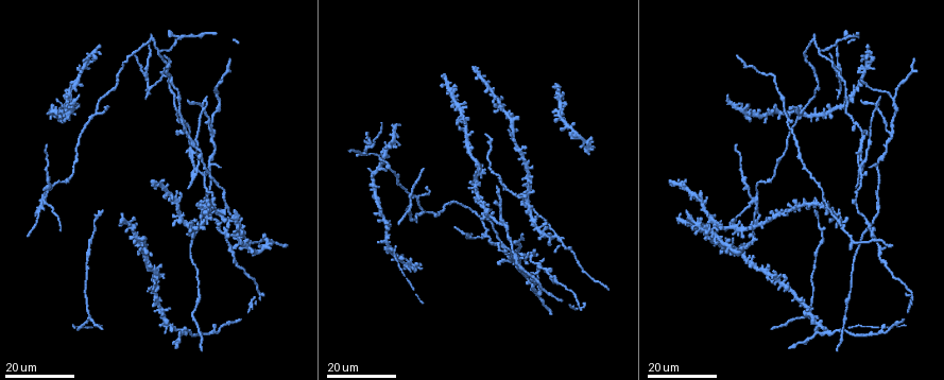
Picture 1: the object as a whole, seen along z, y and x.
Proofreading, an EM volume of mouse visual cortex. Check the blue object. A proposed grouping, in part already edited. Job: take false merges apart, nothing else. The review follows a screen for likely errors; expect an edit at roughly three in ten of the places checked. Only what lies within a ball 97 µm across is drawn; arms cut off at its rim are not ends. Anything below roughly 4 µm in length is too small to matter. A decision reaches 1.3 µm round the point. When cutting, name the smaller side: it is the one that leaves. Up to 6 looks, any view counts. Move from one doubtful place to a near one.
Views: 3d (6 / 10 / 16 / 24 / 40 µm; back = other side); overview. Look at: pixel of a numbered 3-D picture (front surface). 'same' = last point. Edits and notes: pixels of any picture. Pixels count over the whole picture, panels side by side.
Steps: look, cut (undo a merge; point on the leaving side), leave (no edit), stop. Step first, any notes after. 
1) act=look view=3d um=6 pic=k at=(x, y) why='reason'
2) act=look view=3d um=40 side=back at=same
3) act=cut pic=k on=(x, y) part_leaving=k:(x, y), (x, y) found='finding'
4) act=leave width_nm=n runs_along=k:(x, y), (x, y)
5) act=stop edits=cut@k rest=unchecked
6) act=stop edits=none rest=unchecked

act=look view=3d um=16 pic=1 at=(505, 224) why='four arms meet'

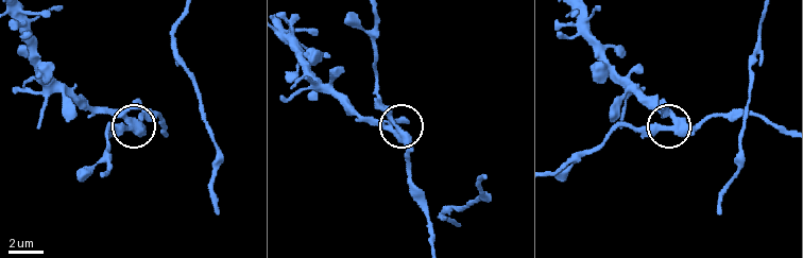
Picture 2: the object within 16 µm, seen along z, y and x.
act=look view=3d um=10 pic=2 at=(675, 120)

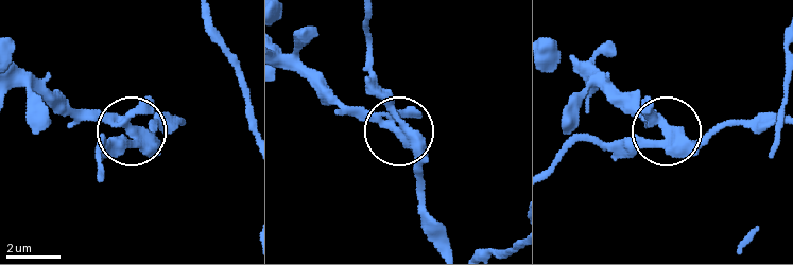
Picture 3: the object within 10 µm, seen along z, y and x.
act=cut pic=3 on=(126, 147) width_nm=320 part_leaving=3:(412, 145), (428, 225), (447, 245) found='a second neuron is stuck on'

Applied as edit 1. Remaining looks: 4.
act=look view=3d um=16 pic=1 at=(411, 206)

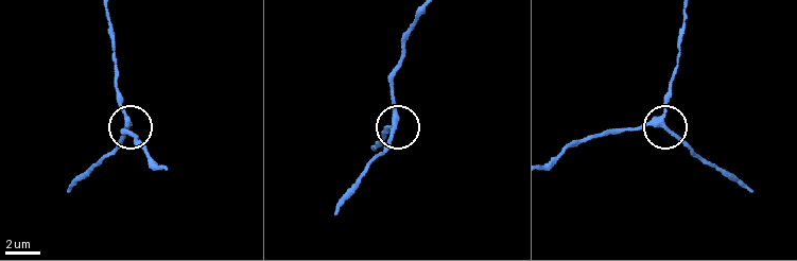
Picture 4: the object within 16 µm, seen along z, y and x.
act=look view=3d um=10 pic=4 at=(395, 125)

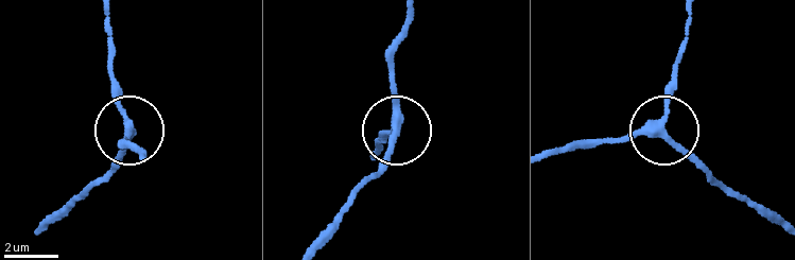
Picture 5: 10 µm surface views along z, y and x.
act=leave arms=3 found='one neuron here'

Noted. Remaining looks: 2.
act=stop edits=cut@3 rest=unchecked

